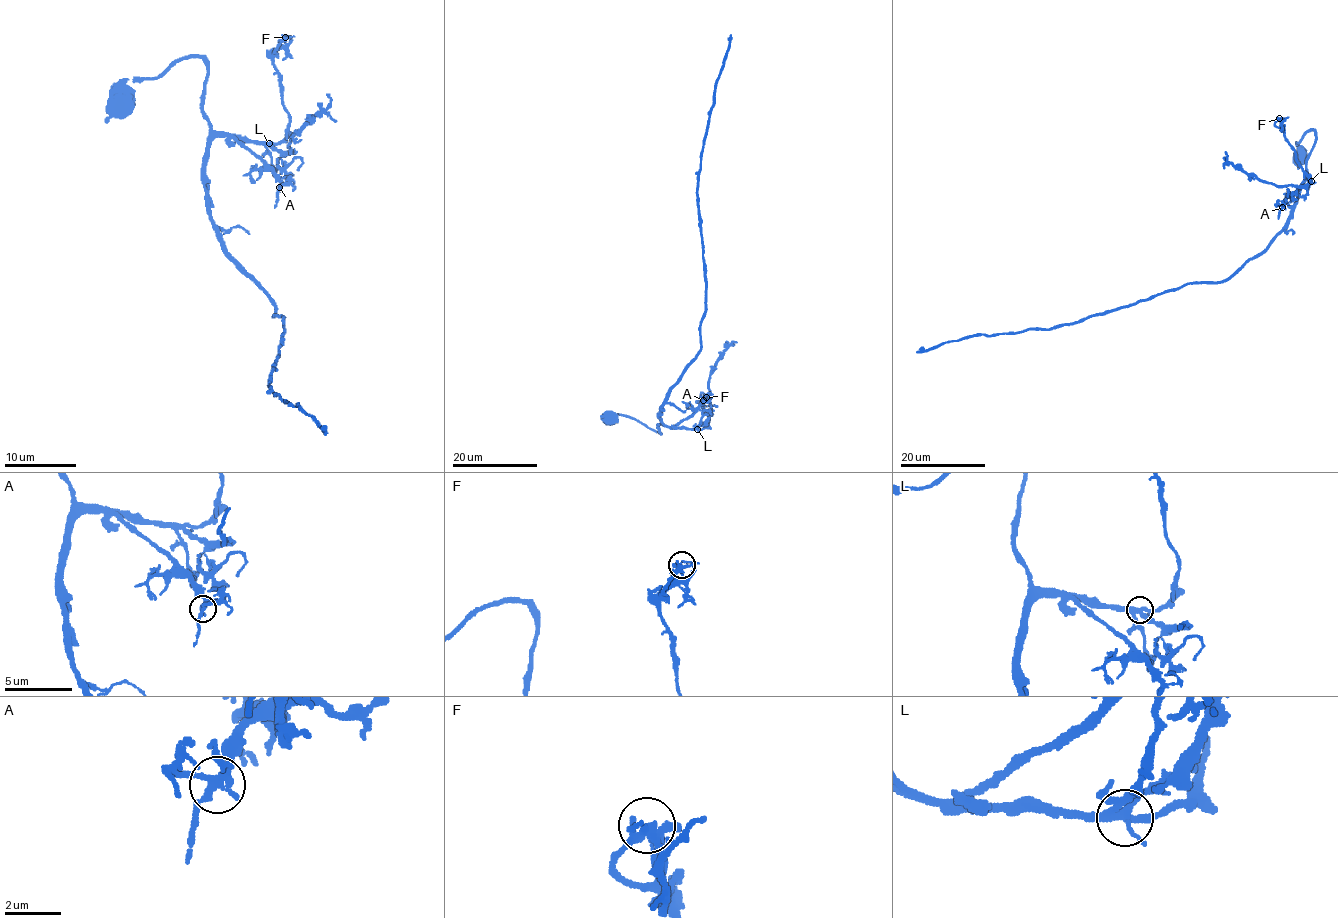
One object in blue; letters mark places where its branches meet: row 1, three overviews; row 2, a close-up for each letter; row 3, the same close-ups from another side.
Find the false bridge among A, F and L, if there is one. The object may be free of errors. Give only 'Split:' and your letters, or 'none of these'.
Split: none of these

